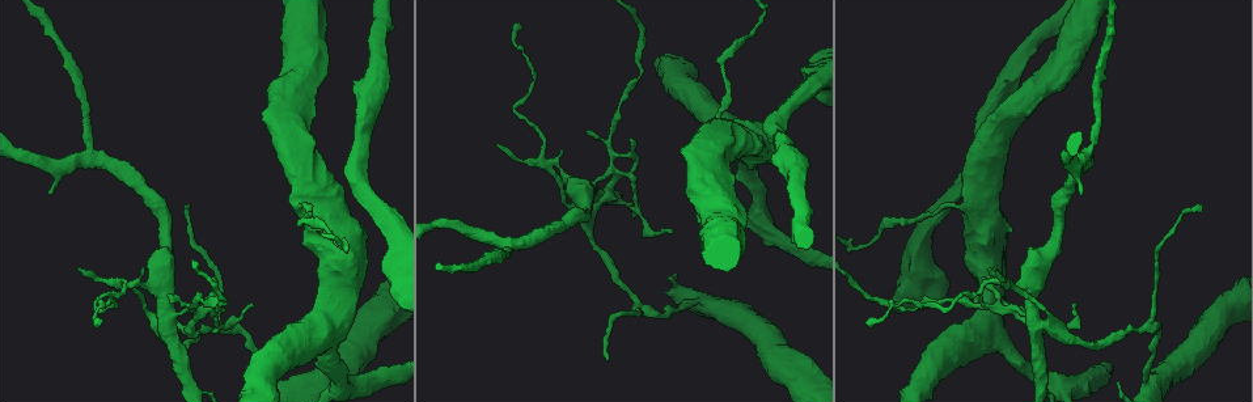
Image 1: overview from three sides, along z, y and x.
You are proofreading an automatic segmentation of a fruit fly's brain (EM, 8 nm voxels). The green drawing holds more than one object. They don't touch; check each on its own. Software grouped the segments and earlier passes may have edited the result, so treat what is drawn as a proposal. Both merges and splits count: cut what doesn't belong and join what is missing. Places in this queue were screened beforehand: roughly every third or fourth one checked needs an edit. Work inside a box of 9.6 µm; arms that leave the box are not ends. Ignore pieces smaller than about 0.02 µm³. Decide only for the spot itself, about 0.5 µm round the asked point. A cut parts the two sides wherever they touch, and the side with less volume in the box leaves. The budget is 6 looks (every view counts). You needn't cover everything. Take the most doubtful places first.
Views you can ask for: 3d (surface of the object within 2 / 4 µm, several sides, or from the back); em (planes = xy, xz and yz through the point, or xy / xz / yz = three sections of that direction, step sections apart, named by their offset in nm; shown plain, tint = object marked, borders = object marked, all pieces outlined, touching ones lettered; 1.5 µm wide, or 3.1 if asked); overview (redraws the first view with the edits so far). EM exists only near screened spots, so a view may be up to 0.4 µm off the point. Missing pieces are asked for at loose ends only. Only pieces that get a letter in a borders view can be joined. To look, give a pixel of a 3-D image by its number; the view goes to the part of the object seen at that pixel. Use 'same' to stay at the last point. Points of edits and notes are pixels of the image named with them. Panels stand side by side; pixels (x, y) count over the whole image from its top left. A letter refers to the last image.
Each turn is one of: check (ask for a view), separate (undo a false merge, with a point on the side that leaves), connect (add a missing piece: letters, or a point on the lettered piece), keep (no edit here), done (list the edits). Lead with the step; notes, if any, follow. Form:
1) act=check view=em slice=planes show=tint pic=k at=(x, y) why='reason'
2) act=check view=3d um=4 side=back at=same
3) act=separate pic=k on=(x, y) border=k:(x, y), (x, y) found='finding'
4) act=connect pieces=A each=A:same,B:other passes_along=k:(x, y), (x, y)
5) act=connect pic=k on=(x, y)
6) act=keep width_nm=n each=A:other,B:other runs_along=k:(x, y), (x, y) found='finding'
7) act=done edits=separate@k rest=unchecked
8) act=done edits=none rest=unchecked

act=check view=3d um=4 pic=1 at=(200, 312) why='two arms in line, one across'

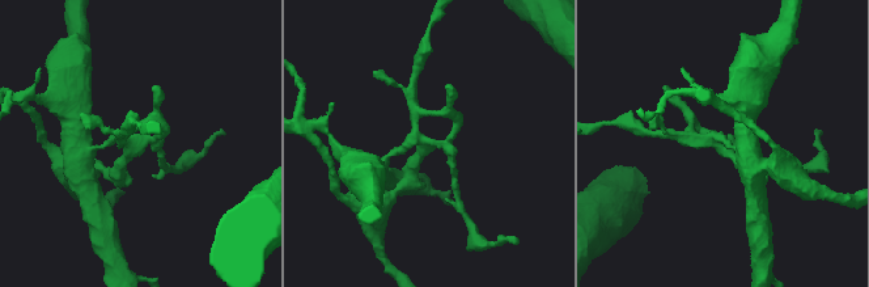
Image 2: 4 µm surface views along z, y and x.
act=check view=em slice=xy step=4 show=tint pic=2 at=(724, 147) why='shape alone is not enough'

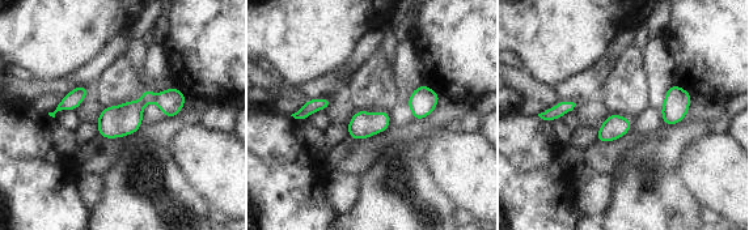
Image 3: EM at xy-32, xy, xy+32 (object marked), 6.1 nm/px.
act=check view=em slice=planes show=borders at=same

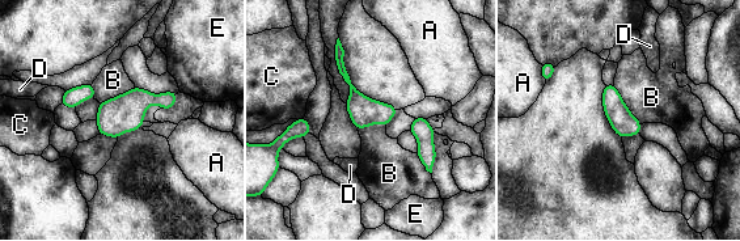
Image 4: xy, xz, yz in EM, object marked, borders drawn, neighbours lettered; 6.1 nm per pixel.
act=separate pic=4 on=(166, 100) longest_contact=B:300nm each=A:other,B:other,C:other,D:other,E:other border=4:(155, 96), (152, 102) found='a second neuron is stuck on'

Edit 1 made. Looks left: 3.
act=check view=3d um=2 pic=1 at=(343, 246) why='abrupt turn'

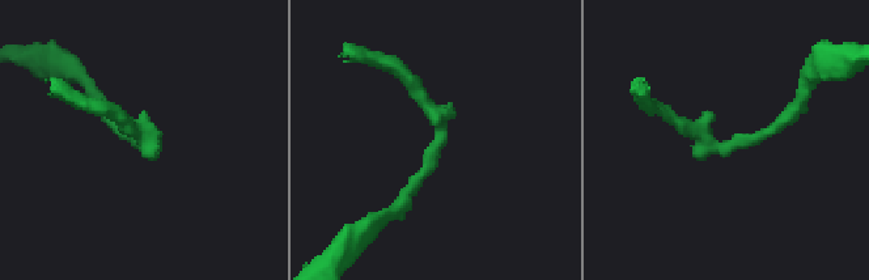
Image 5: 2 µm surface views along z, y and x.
act=check view=em slice=planes show=borders pic=5 at=(442, 141) why='need the tissue'

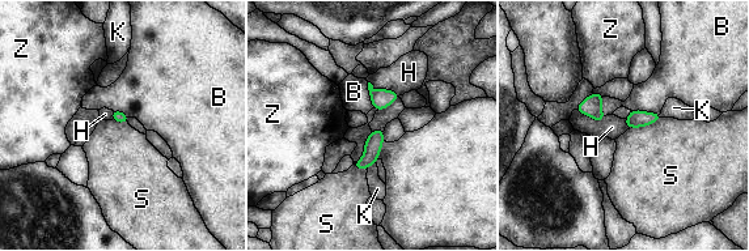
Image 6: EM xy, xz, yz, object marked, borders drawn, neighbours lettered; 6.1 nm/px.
act=keep longest_contact=H:220nm each=B:other,H:other,K:other,S:other,Z:other border=6:(661, 118), (650, 124), (629, 130) found='all the same neuron'

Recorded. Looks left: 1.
act=done edits=separate@4 rest=unchecked

